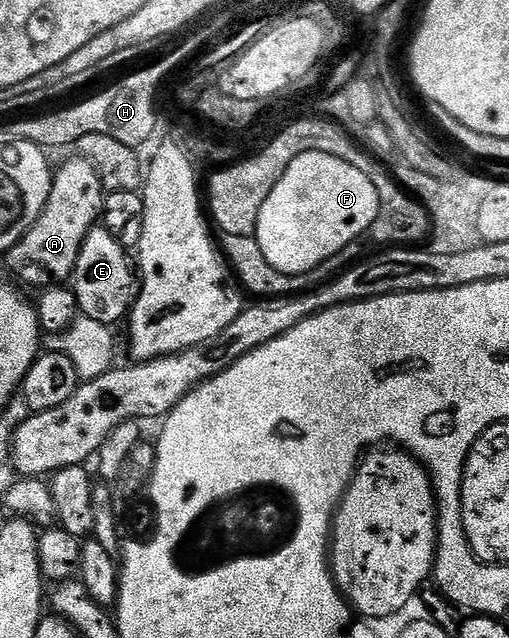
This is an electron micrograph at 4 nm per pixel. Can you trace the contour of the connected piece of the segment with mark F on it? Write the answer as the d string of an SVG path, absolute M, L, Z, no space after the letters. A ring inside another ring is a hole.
M306 153L298 156L288 166L288 170L276 182L272 194L268 194L268 202L260 210L256 243L264 250L264 258L277 272L285 276L302 278L305 272L326 264L337 252L342 252L353 240L369 233L374 227L374 219L378 216L378 195L376 186L360 170L340 159L322 153Z

